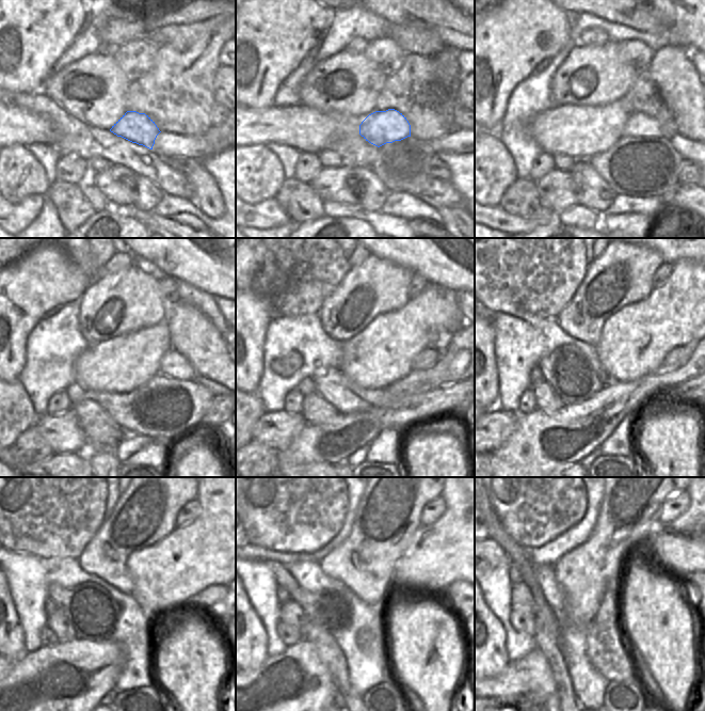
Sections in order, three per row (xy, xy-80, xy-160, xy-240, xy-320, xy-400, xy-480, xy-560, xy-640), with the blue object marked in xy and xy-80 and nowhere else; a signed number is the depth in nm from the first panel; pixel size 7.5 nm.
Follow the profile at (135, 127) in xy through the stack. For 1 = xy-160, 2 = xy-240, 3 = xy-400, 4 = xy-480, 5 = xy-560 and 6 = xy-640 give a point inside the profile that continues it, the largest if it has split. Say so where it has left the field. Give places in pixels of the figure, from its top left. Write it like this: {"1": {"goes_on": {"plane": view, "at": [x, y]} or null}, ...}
{"1": {"goes_on": {"plane": "xy-160", "at": [638, 124]}}, "2": {"goes_on": {"plane": "xy-240", "at": [173, 364]}}, "3": {"goes_on": {"plane": "xy-400", "at": [675, 354]}}, "4": {"goes_on": {"plane": "xy-480", "at": [213, 596]}}, "5": {"goes_on": {"plane": "xy-560", "at": [452, 596]}}, "6": {"goes_on": {"plane": "xy-640", "at": [691, 584]}}}

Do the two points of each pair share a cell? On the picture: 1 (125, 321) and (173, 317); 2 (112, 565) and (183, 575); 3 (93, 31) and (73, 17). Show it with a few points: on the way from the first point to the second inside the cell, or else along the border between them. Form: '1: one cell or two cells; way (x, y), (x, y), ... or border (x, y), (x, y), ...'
1: two cells; border (167, 307), (167, 314), (164, 319)
2: two cells; border (143, 548), (127, 558), (132, 591)
3: two cells; border (84, 11), (87, 25), (69, 45)

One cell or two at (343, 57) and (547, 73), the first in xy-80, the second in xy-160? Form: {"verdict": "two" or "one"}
{"verdict": "two"}

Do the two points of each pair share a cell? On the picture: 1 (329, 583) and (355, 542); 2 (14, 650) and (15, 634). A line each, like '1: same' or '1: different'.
1: different
2: same

